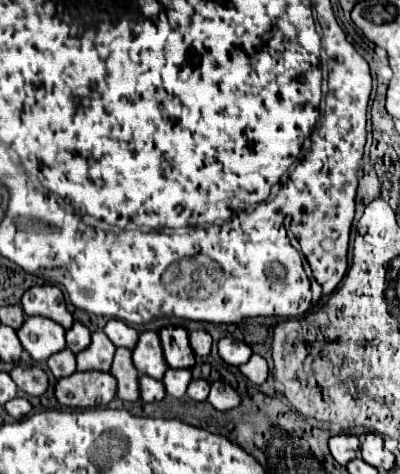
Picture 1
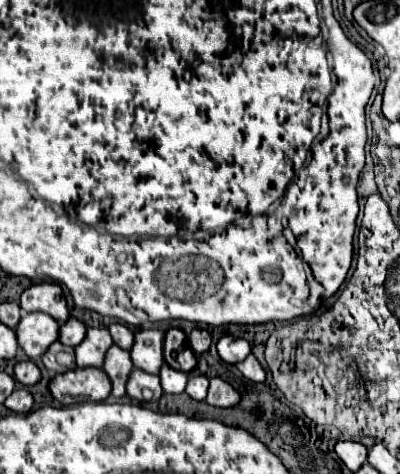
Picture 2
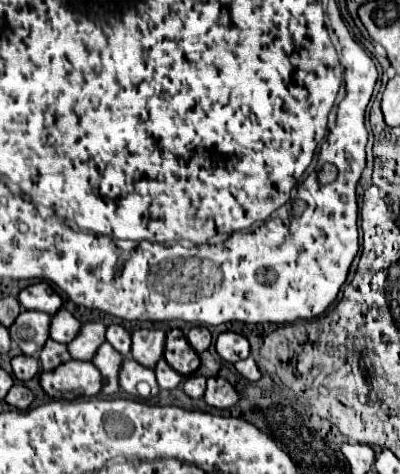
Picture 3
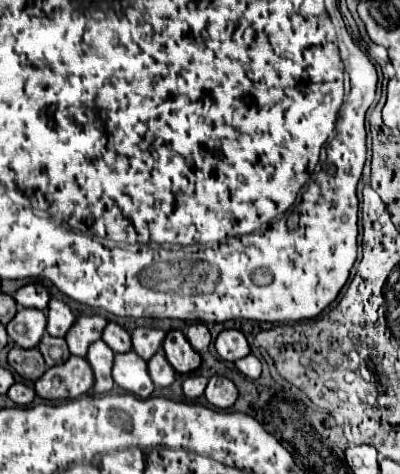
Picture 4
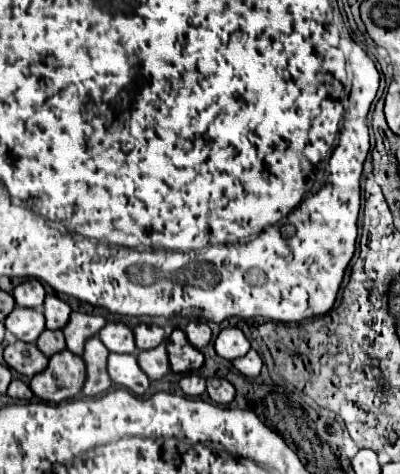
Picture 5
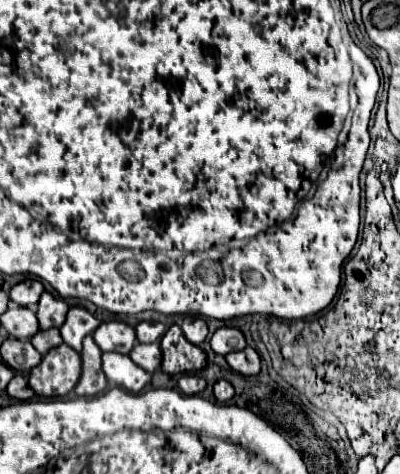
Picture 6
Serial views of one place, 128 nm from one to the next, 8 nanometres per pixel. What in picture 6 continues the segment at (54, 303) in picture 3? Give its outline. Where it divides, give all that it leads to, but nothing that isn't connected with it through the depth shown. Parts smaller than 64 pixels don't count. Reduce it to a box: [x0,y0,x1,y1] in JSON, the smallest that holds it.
[10,280,44,306]

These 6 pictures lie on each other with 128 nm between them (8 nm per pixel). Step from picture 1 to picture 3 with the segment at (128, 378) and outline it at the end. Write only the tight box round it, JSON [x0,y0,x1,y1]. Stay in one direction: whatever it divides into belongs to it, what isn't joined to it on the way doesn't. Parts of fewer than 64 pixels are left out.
[92,342,122,394]

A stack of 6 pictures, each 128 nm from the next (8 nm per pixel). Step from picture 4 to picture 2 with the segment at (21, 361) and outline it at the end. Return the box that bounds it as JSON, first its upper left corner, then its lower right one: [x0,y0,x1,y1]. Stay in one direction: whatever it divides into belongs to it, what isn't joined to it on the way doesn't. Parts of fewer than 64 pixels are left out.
[14,360,40,386]

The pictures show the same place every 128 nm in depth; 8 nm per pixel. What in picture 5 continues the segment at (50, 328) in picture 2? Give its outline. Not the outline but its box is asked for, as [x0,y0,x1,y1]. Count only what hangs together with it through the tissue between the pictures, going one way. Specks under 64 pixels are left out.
[4,306,44,342]

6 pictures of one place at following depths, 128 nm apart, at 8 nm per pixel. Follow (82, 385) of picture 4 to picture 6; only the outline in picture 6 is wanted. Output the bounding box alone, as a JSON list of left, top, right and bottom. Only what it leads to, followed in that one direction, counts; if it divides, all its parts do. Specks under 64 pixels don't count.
[28,344,80,396]

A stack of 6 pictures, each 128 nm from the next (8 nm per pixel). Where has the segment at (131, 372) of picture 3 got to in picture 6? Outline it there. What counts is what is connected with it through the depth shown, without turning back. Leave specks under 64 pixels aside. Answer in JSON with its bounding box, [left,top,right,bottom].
[102,352,150,392]

